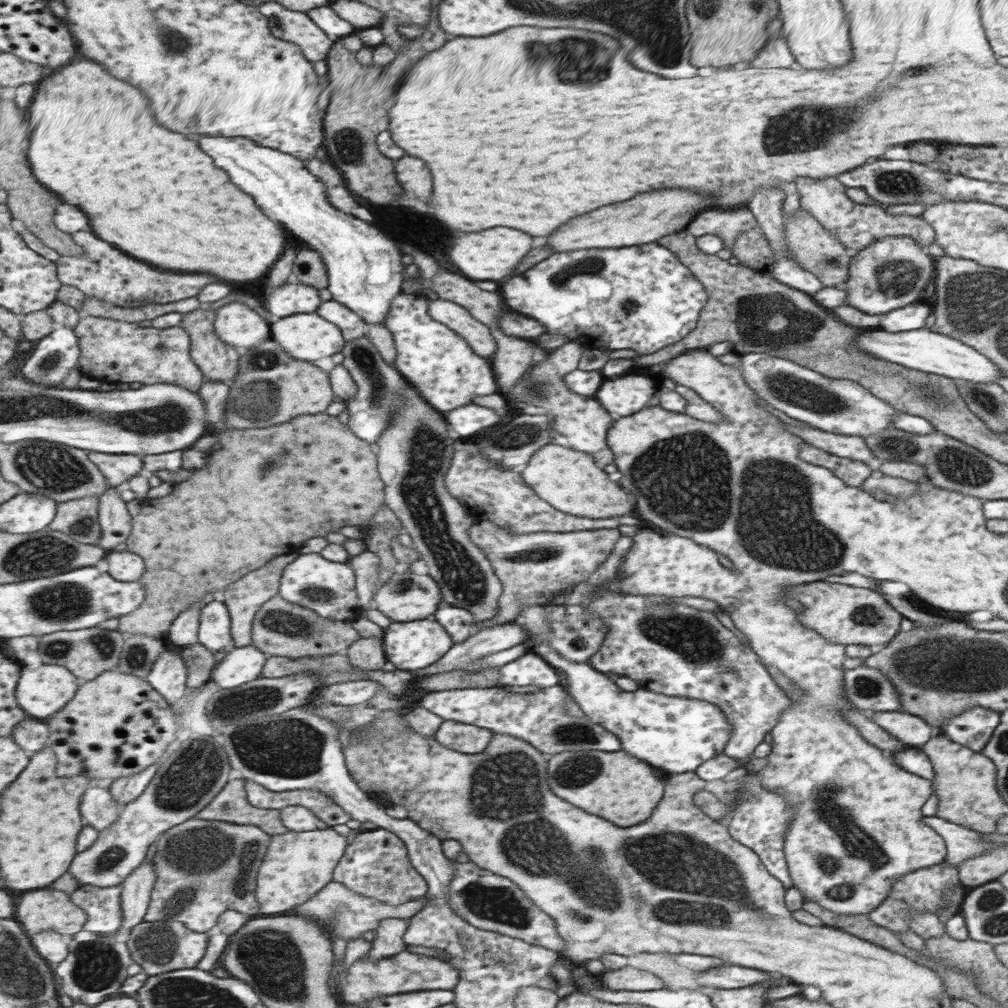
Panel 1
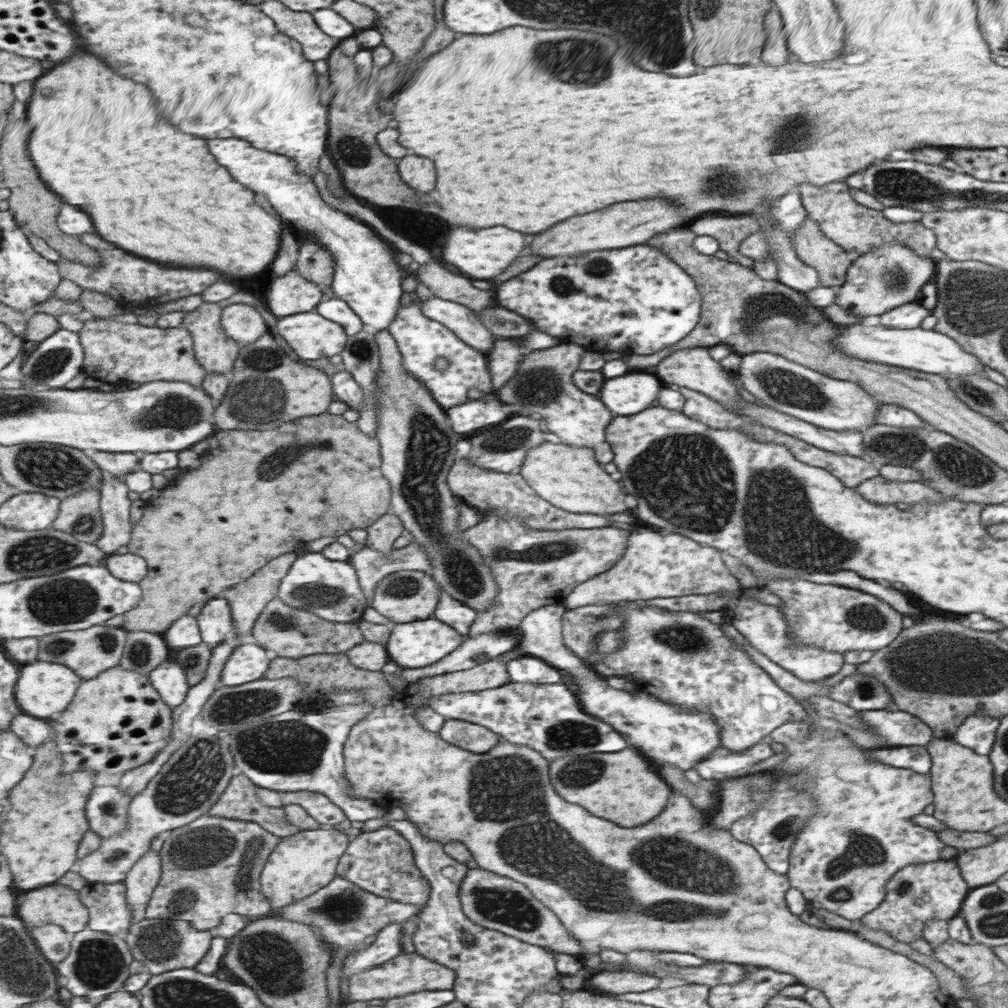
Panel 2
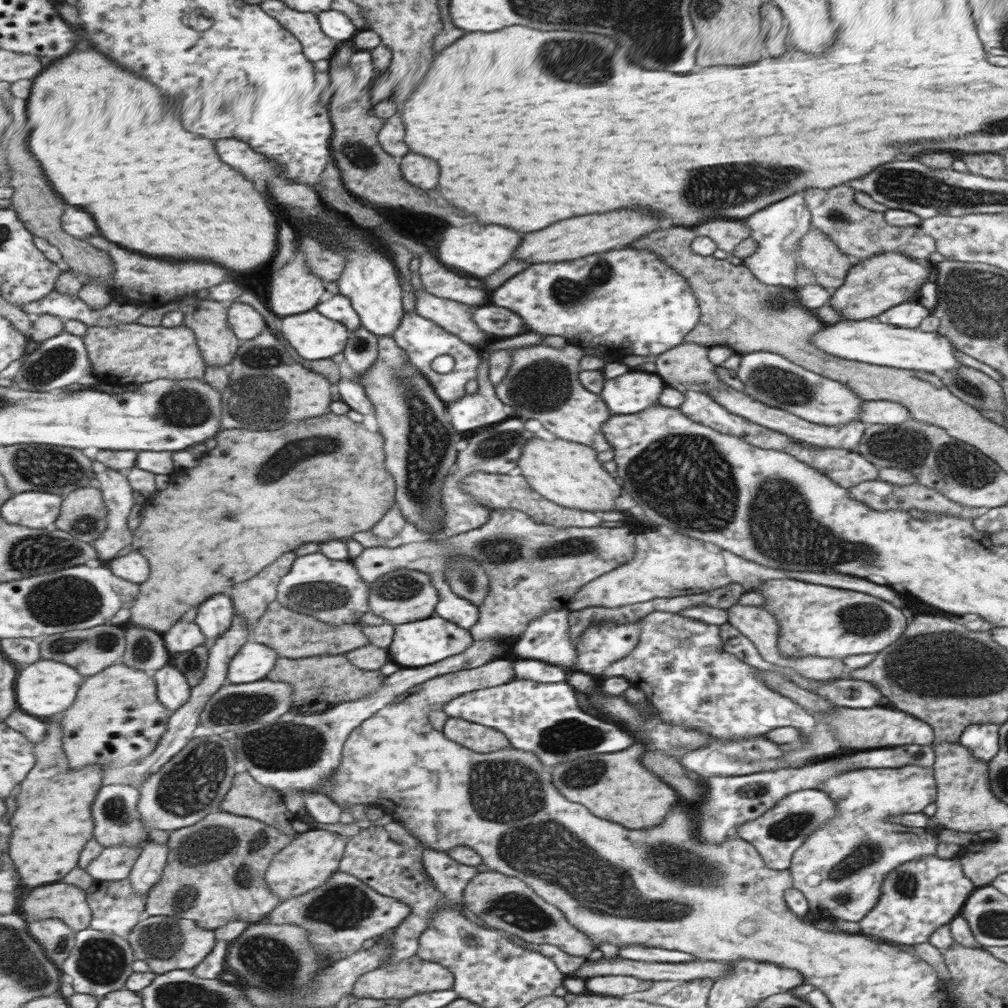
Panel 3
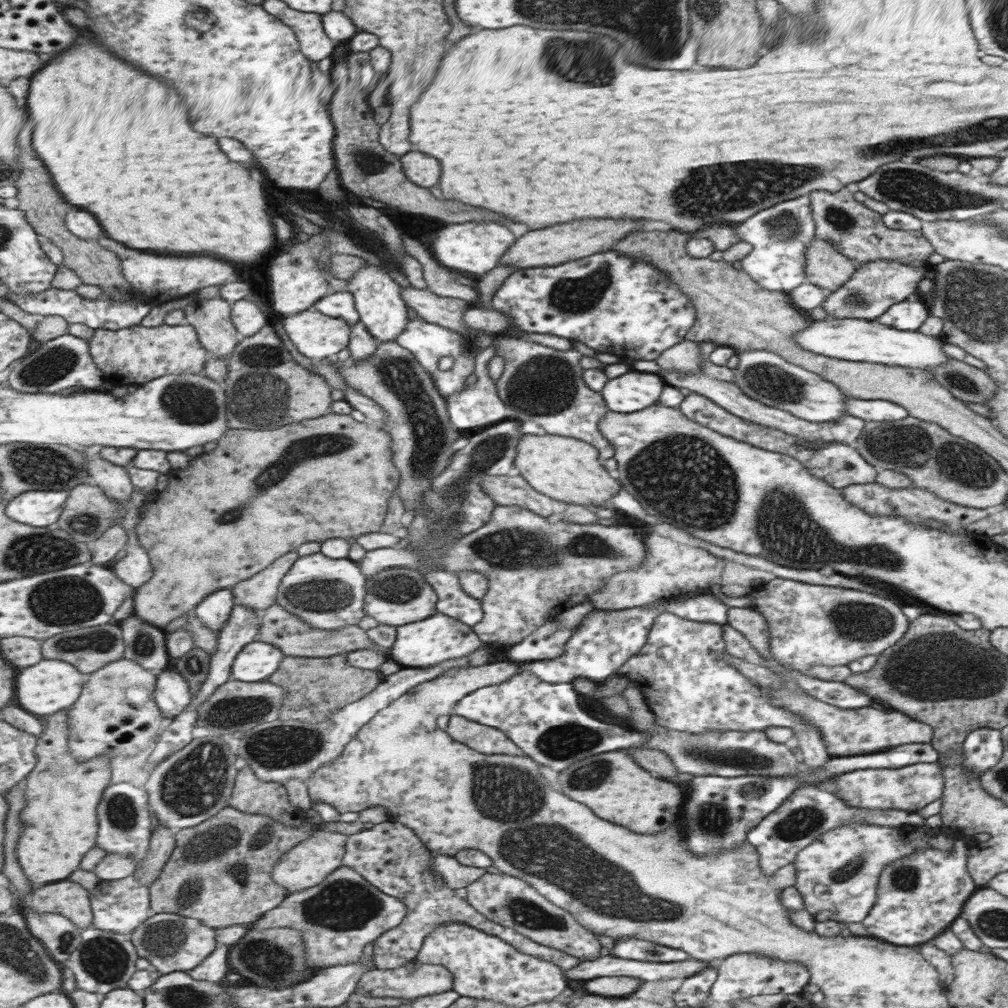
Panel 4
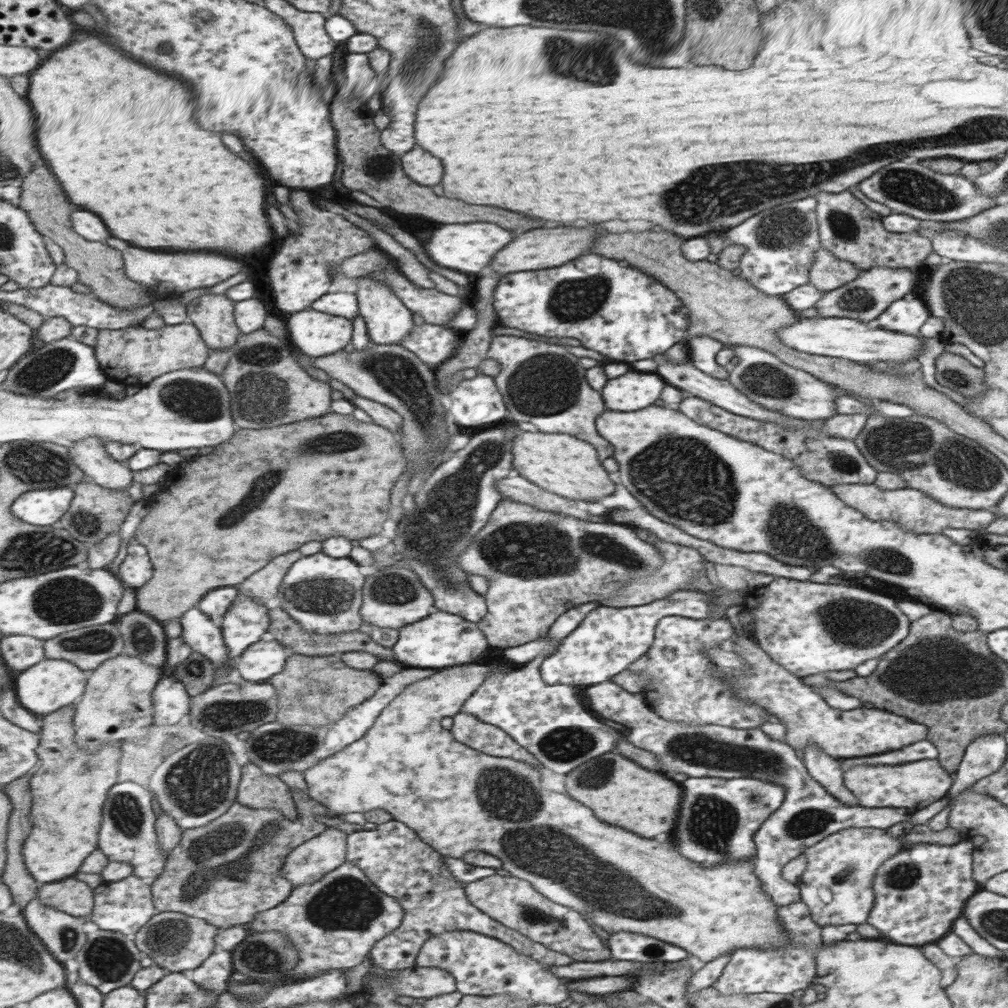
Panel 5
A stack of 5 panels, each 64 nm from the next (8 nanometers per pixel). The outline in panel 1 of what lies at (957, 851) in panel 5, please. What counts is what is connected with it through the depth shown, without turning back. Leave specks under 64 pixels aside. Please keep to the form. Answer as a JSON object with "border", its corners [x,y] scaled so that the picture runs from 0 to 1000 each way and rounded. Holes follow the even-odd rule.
{"border":[[[937,854],[932,857],[926,857],[922,861],[912,861],[906,865],[896,867],[894,871],[886,877],[882,890],[878,891],[872,899],[868,900],[864,905],[859,908],[870,918],[879,921],[885,927],[890,927],[894,924],[902,924],[902,910],[912,904],[912,906],[926,906],[932,904],[936,899],[935,885],[937,883],[946,883],[951,880],[952,883],[958,883],[955,877],[954,868],[950,862],[939,859]]]}

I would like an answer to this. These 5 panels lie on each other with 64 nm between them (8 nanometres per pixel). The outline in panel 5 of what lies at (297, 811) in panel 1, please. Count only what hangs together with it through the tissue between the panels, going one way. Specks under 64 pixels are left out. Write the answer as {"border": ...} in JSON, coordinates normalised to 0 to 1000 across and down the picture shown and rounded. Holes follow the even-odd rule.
{"border":[[[326,822],[287,846],[281,857],[281,871],[292,882],[312,877],[322,867],[334,863],[344,853],[346,827]]]}

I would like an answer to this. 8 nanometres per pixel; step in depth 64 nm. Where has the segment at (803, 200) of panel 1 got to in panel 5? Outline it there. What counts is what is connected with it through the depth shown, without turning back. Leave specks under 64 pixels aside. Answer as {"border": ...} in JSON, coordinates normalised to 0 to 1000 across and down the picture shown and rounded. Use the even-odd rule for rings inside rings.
{"border":[[[843,188],[830,192],[811,190],[810,216],[811,228],[813,229],[813,244],[830,257],[846,261],[852,268],[861,268],[866,264],[873,266],[908,266],[914,264],[916,257],[925,250],[920,233],[912,233],[908,229],[888,231],[875,225],[873,212],[862,208],[852,200]]]}

